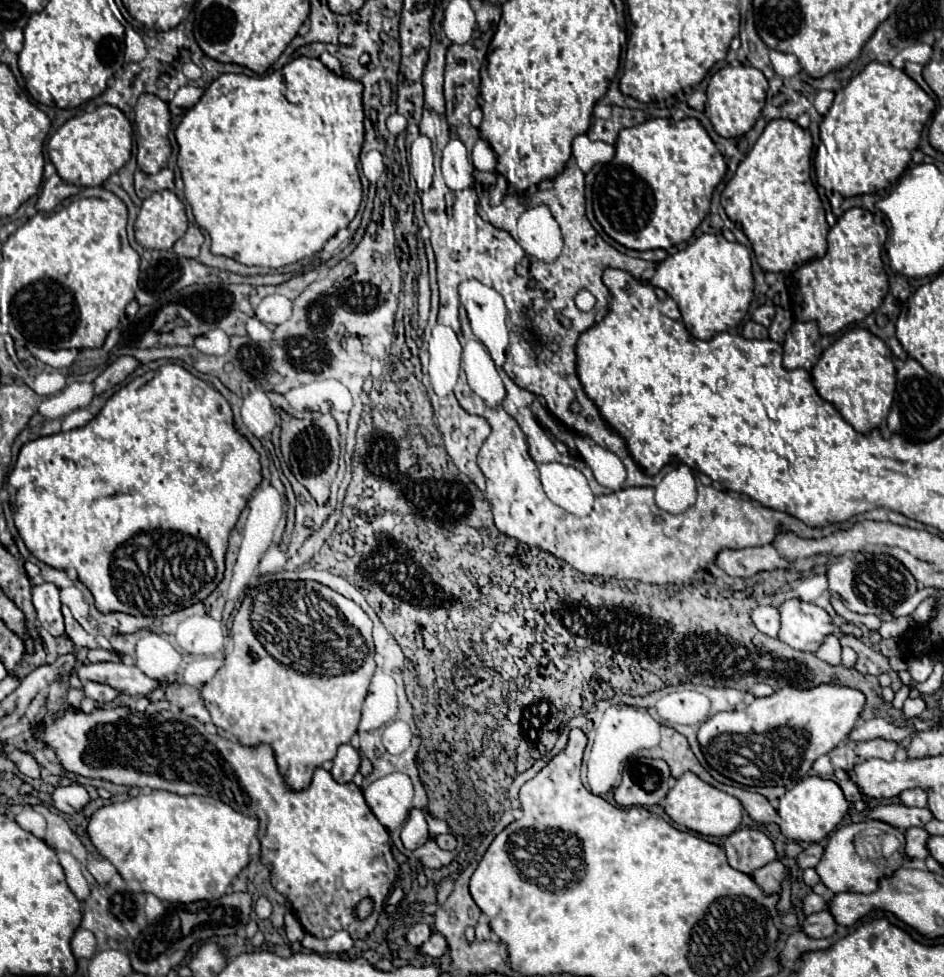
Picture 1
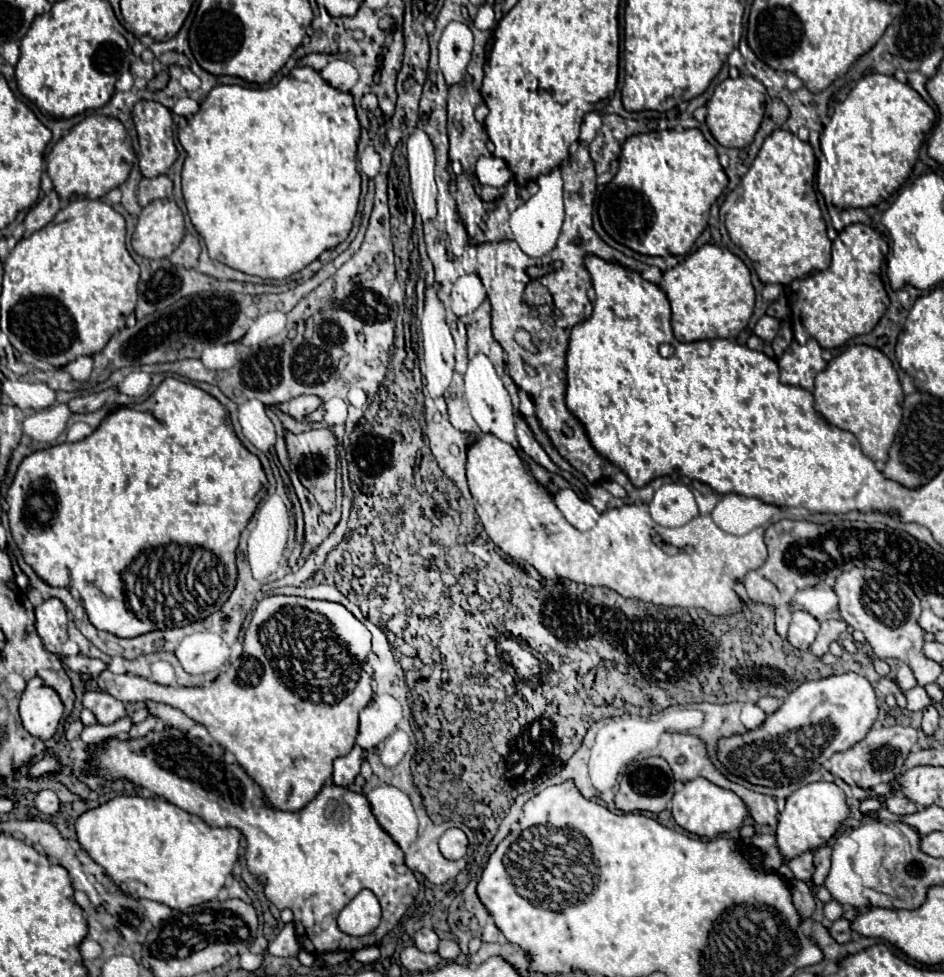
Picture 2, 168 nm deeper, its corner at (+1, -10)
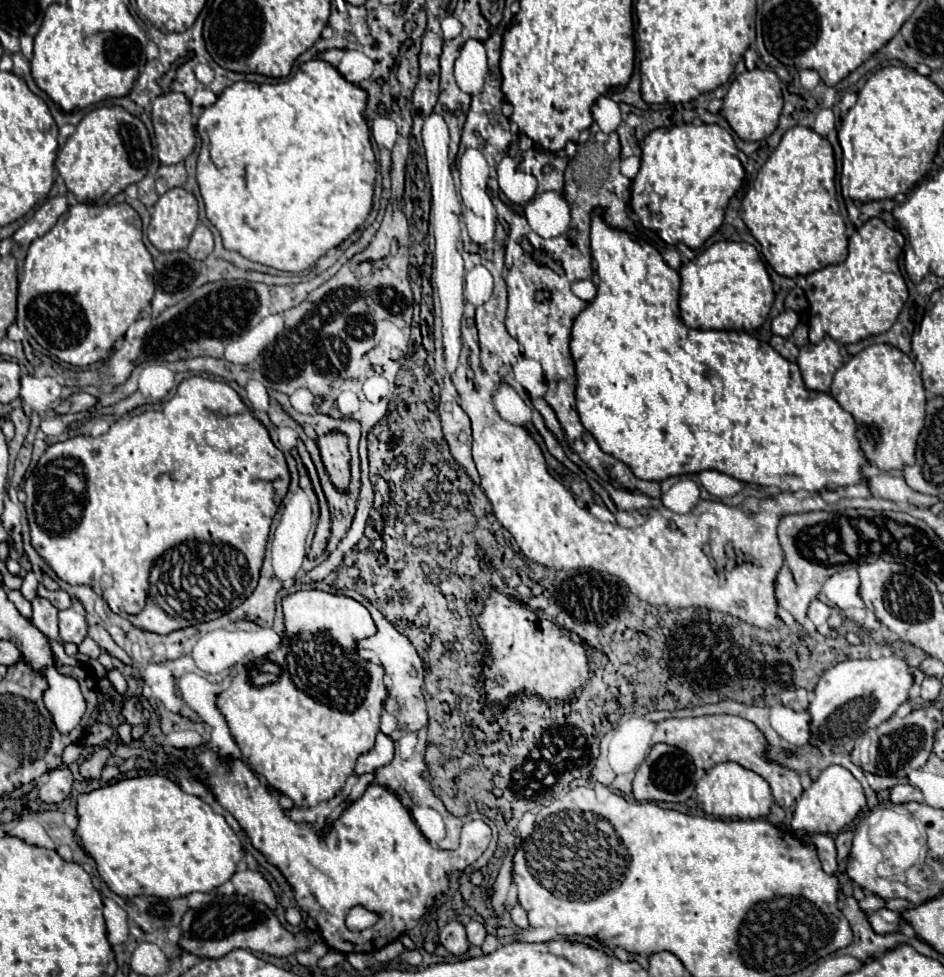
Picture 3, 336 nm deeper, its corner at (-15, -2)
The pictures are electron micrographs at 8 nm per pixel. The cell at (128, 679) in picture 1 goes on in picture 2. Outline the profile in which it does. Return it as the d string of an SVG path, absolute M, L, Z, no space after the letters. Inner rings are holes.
M266 596L264 600L258 602L246 630L244 630L244 652L240 656L240 662L234 670L226 672L222 678L220 678L220 684L212 684L208 688L186 688L186 686L162 686L162 684L156 684L148 678L140 678L140 676L132 676L132 674L112 674L110 670L104 670L100 676L98 676L98 688L110 696L114 696L116 700L120 702L148 702L148 700L156 700L156 702L162 702L162 704L170 704L178 710L182 710L184 714L188 714L192 720L200 722L202 726L208 728L210 736L220 744L224 746L228 752L232 752L236 756L236 762L248 772L248 776L260 784L260 788L264 790L264 794L268 796L268 800L280 808L280 810L300 810L304 808L318 792L320 788L324 786L324 782L328 778L332 778L332 762L338 758L338 756L346 756L352 746L354 746L354 740L356 740L356 734L358 734L358 714L360 710L370 702L372 698L372 676L368 672L364 672L364 664L366 664L366 656L370 652L370 632L368 628L350 612L346 610L342 604L336 604L336 602L326 602L326 600L308 600L308 598L300 598L300 596ZM260 638L268 638L268 656L266 656L266 650L260 642Z

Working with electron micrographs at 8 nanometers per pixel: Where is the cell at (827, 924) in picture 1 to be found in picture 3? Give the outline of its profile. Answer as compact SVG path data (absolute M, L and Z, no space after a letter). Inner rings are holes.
M882 908L878 912L868 914L868 920L870 920L874 932L878 932L878 934L896 932L896 930L900 930L906 924L900 912L894 912L894 910L888 910L888 908Z

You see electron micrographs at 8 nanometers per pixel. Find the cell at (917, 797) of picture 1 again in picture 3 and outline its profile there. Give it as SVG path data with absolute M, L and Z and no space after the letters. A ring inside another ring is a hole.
M900 784L890 790L892 804L904 804L904 802L922 802L922 792L910 784Z

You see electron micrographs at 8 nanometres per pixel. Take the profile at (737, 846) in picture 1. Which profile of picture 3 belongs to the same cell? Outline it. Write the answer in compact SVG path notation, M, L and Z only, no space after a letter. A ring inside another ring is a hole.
M816 834L812 836L812 842L818 848L818 856L822 860L822 868L826 874L836 874L838 866L836 866L836 846L834 846L834 838L828 834Z

